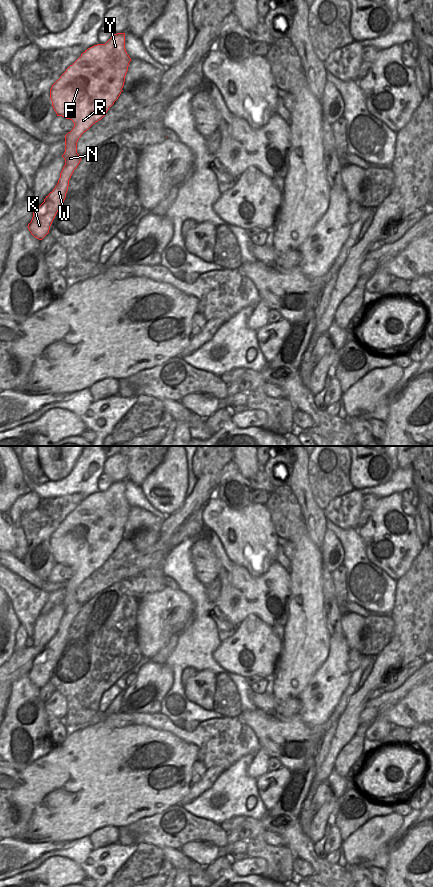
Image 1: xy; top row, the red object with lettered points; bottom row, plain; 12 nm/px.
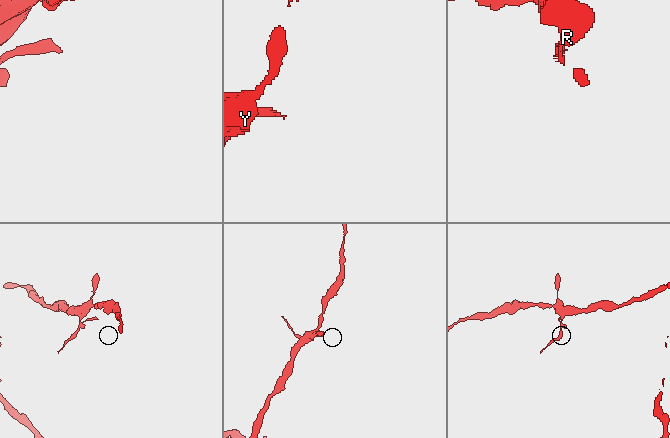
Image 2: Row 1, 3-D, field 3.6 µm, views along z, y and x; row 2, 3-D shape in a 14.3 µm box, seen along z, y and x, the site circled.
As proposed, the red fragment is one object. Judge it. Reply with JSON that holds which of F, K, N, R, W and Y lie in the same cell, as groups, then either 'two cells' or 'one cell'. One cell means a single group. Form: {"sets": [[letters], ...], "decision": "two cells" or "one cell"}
{"sets": [["F", "N", "R", "Y"], ["K", "W"]], "decision": "two cells"}

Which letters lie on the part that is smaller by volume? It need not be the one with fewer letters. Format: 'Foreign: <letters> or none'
Foreign: K, W

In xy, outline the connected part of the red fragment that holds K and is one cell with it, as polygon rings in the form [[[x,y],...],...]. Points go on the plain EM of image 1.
[[[70,612],[64,613],[57,633],[33,660],[32,668],[27,675],[35,686],[42,688],[49,681],[50,674],[66,646],[69,628],[76,616]]]

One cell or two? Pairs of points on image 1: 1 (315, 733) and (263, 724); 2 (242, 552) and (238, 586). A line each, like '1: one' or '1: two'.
1: one
2: two

